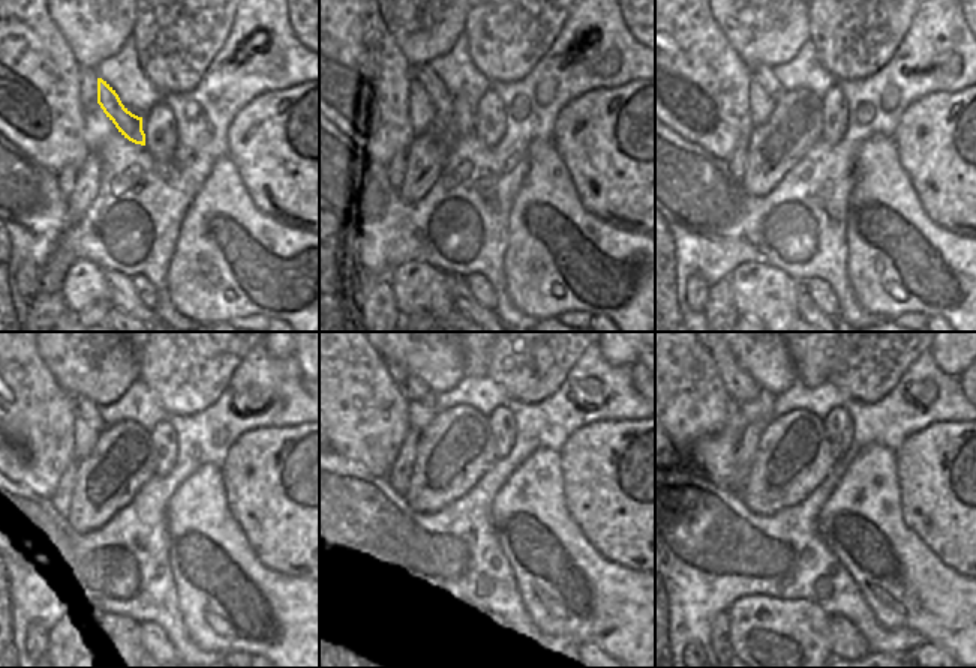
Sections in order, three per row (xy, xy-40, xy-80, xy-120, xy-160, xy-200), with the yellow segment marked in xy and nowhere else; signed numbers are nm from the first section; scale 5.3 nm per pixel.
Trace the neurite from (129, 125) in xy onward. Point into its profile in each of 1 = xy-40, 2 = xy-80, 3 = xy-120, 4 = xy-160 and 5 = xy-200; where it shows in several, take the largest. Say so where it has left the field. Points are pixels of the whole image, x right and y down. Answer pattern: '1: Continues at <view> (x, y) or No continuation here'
1: Continues at xy-40 (444, 102)
2: Continues at xy-80 (762, 75)
3: Continues at xy-120 (87, 410)
4: Continues at xy-160 (411, 388)
5: Continues at xy-200 (739, 385)

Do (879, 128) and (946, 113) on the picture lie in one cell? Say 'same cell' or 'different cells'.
different cells

